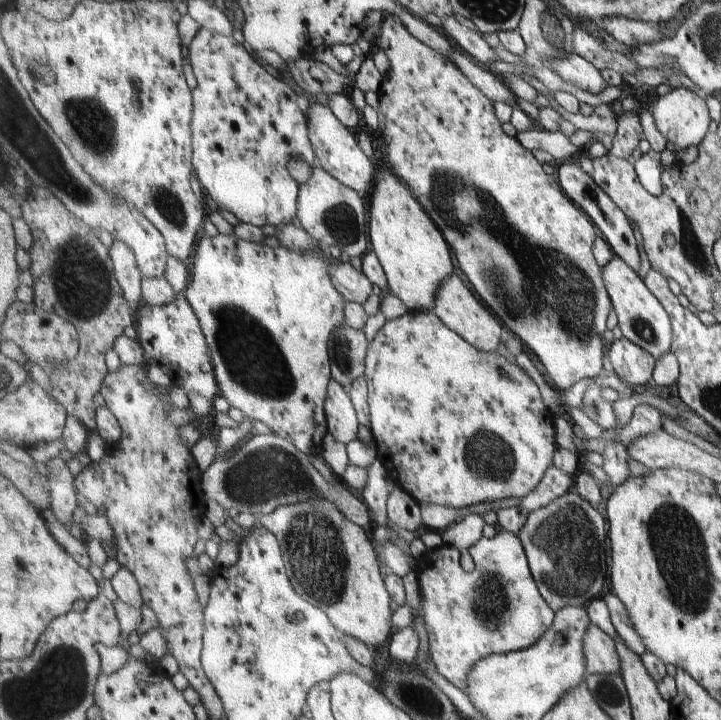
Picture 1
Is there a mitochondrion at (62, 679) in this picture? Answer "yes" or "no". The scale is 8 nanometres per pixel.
yes

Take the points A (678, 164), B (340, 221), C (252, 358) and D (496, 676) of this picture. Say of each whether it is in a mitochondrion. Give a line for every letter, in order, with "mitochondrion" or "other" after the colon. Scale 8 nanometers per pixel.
A: other
B: mitochondrion
C: mitochondrion
D: other

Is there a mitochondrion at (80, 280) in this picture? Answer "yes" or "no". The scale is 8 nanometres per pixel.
yes

